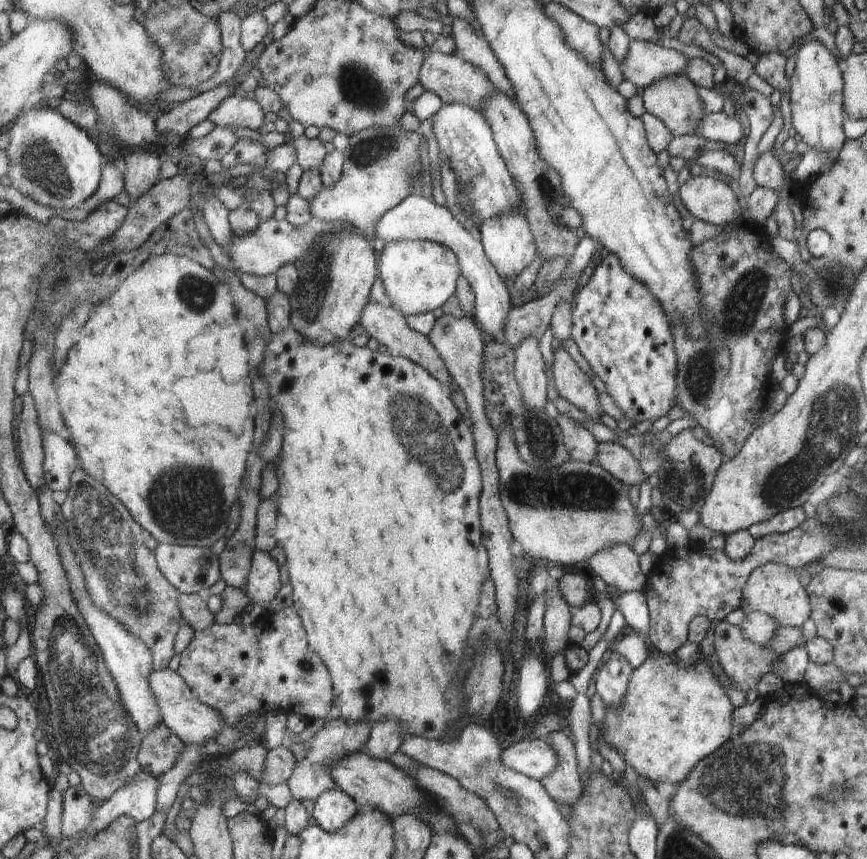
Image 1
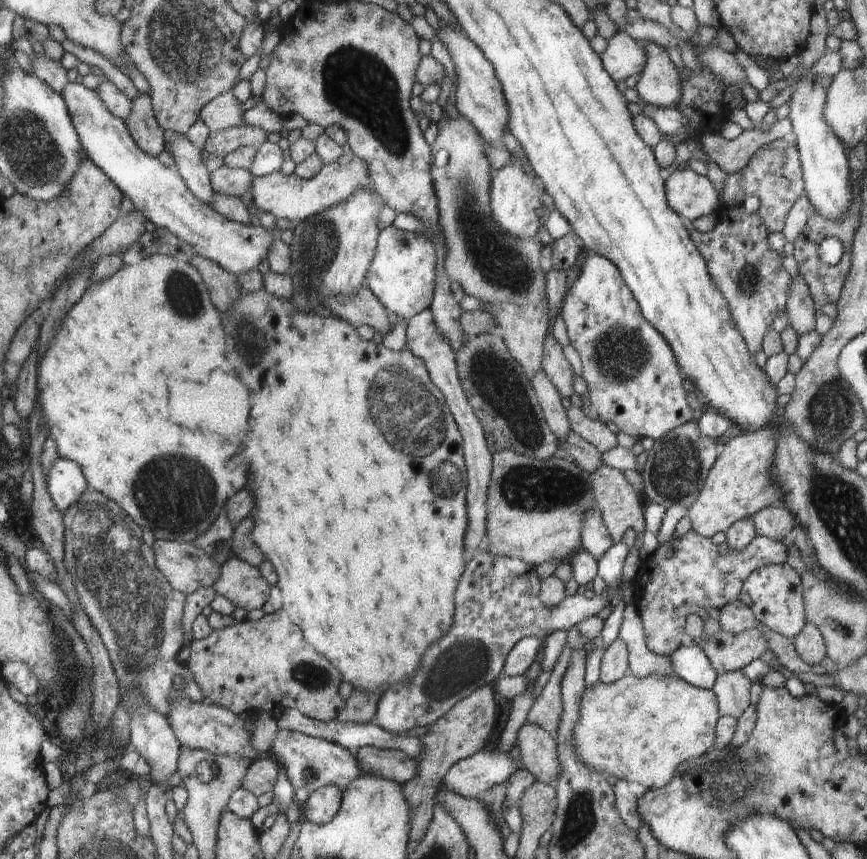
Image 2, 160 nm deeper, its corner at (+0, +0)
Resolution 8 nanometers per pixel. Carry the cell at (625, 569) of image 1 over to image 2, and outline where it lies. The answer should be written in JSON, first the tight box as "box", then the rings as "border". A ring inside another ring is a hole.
{"box":[581,505,613,562],"border":[[[594,505],[584,516],[581,548],[586,549],[598,562],[613,544],[607,526],[601,517],[600,509]]]}

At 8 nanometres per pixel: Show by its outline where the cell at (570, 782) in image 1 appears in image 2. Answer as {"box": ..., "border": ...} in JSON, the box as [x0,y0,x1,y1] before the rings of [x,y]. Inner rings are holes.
{"box":[517,720,562,783],"border":[[[528,720],[520,727],[517,734],[517,745],[520,748],[523,768],[528,769],[536,780],[541,780],[545,783],[548,783],[554,777],[557,779],[562,774],[556,737],[553,738],[554,735],[549,731]]]}

